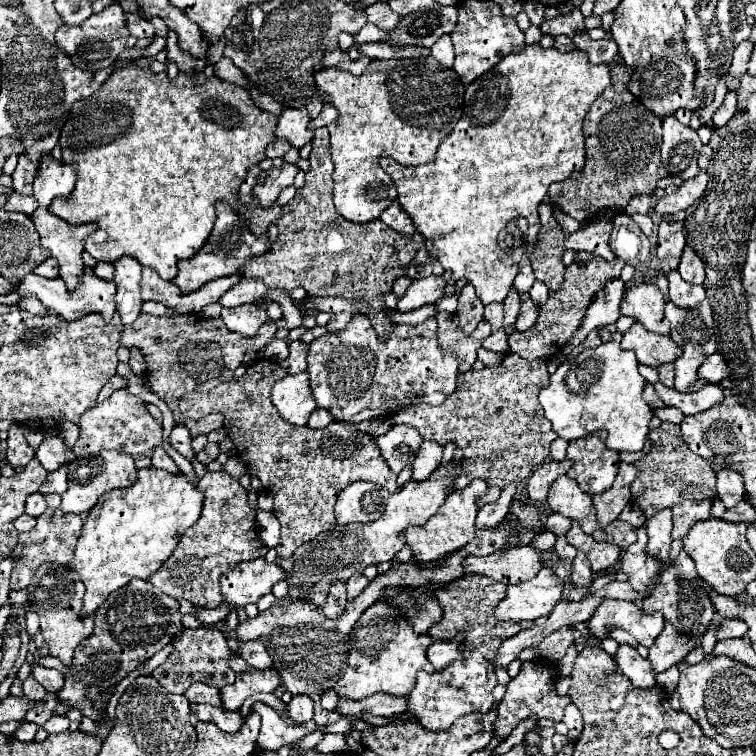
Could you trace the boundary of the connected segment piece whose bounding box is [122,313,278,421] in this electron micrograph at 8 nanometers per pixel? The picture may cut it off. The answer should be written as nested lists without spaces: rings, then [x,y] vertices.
[[[140,315],[136,323],[126,325],[122,331],[124,347],[138,347],[146,359],[146,381],[150,389],[170,407],[176,421],[184,421],[178,409],[182,395],[190,391],[210,391],[212,387],[226,383],[234,377],[236,367],[242,365],[242,359],[248,349],[260,351],[264,341],[276,333],[276,323],[266,321],[254,339],[242,337],[226,329],[224,321],[204,319],[196,315],[172,315],[172,317],[152,317]]]

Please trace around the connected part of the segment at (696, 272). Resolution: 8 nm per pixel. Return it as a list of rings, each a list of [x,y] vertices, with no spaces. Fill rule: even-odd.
[[[684,247],[678,271],[680,271],[682,279],[692,285],[702,285],[702,281],[704,281],[704,263],[690,247]]]

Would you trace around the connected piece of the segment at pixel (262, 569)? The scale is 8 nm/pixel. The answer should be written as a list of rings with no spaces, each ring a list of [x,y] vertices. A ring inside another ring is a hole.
[[[264,559],[238,563],[232,571],[220,577],[224,603],[234,609],[246,607],[248,603],[258,603],[258,599],[268,595],[274,583],[282,579],[286,579],[286,571],[278,563],[268,563]]]

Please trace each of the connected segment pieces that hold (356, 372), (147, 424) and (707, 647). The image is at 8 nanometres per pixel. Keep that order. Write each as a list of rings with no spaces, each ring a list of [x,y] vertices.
[[[356,313],[342,331],[314,339],[308,351],[308,373],[318,407],[328,409],[338,421],[360,423],[390,417],[408,405],[442,405],[456,389],[458,359],[440,349],[436,331],[436,317],[428,317],[418,325],[396,325],[388,343],[380,343],[368,317]]]
[[[126,389],[114,391],[106,401],[88,409],[80,417],[80,439],[72,447],[76,457],[98,453],[102,449],[116,449],[132,457],[150,455],[156,445],[162,443],[162,425],[150,415],[146,403],[140,397],[130,395]]]
[[[712,623],[712,625],[708,627],[708,631],[704,633],[704,637],[702,637],[702,649],[704,649],[706,657],[712,655],[712,649],[714,649],[714,645],[716,645],[716,641],[718,641],[718,637],[716,637],[718,627],[720,627],[720,623]]]

